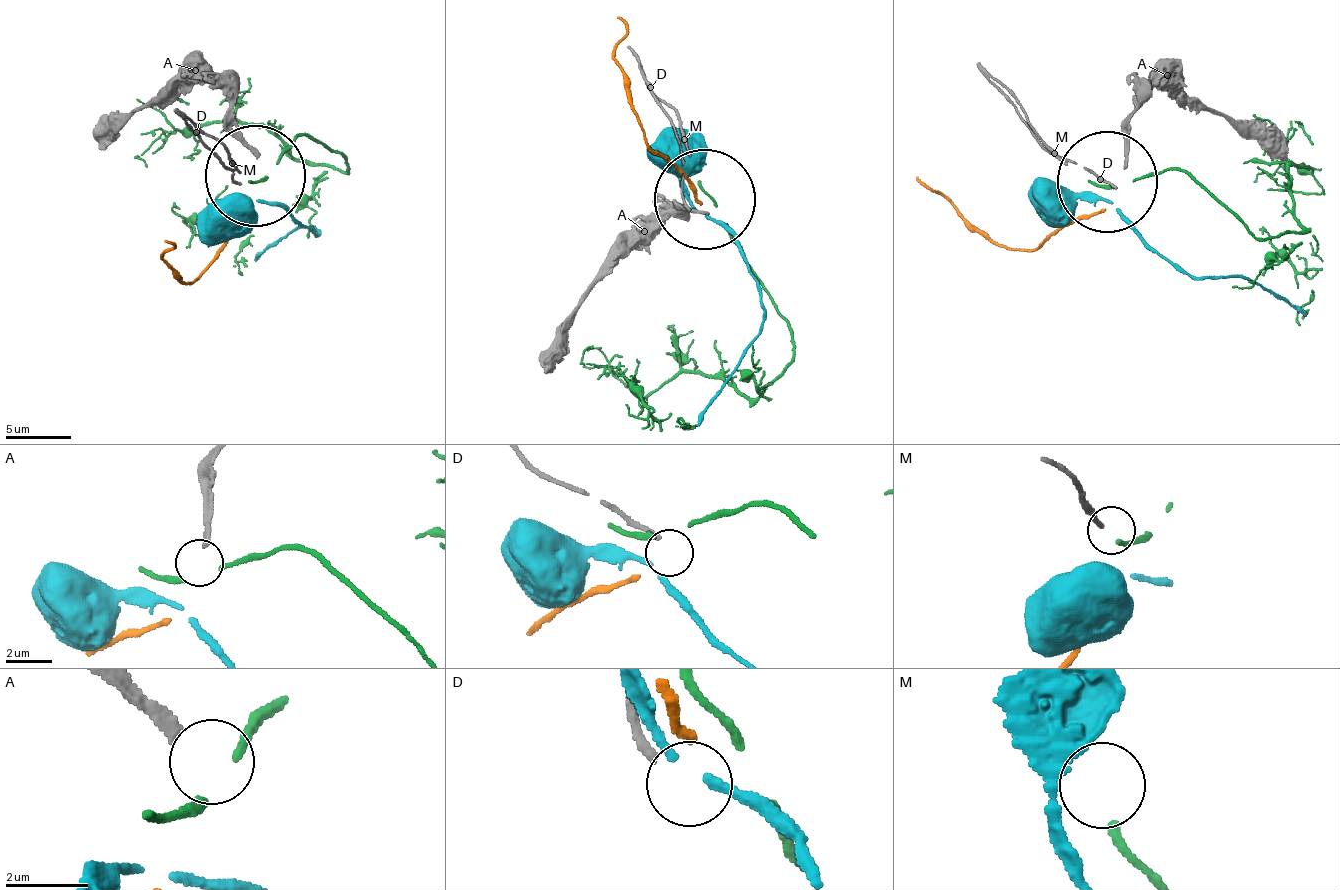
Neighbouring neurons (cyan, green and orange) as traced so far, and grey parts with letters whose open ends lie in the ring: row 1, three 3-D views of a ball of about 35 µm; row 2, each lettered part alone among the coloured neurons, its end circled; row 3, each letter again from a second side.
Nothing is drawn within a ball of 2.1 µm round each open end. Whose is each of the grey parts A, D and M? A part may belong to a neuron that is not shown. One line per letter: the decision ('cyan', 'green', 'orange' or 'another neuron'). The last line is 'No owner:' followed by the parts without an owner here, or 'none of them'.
A: another neuron
D: another neuron
M: green
No owner: A, D

